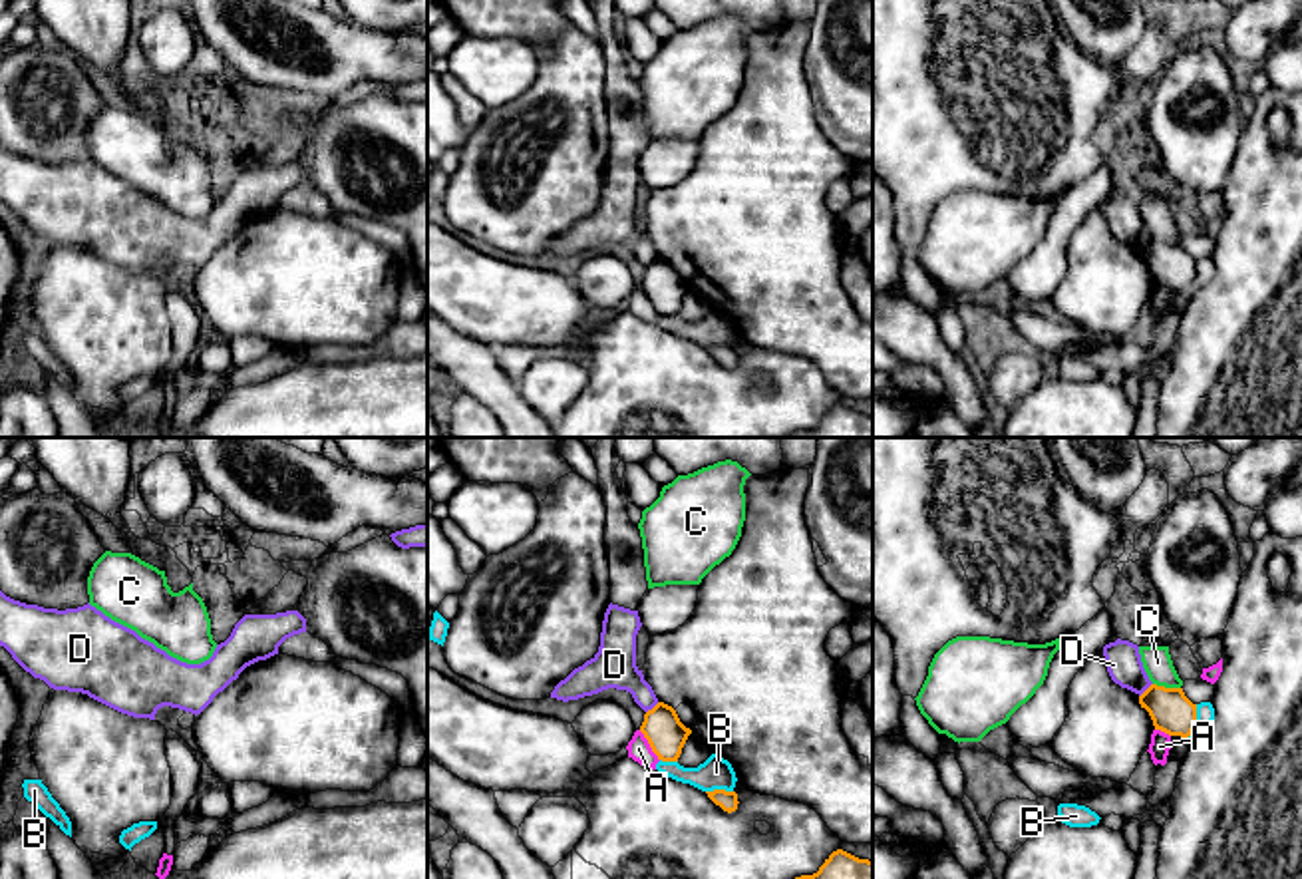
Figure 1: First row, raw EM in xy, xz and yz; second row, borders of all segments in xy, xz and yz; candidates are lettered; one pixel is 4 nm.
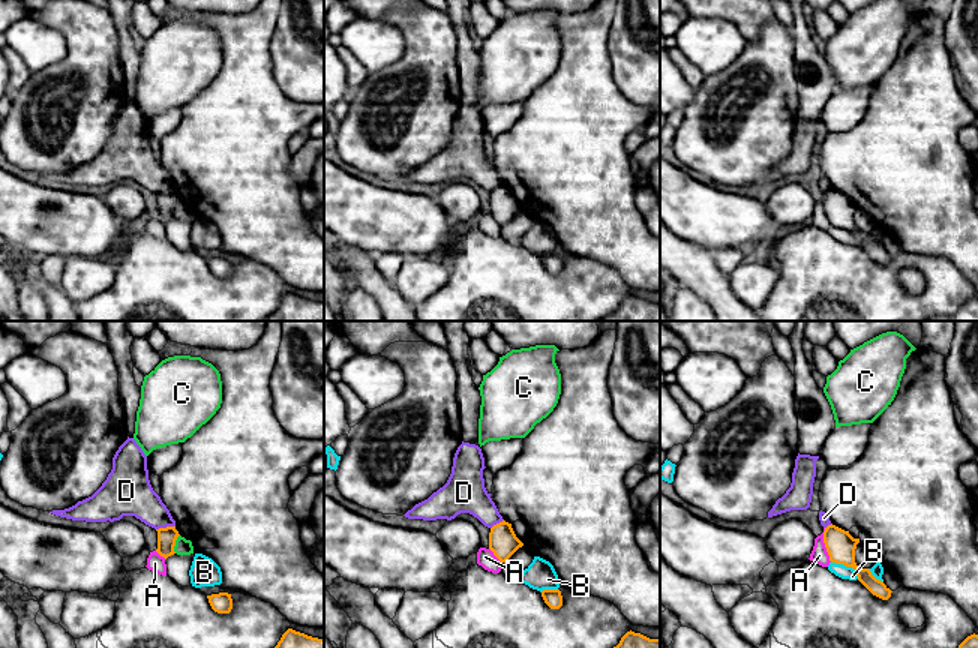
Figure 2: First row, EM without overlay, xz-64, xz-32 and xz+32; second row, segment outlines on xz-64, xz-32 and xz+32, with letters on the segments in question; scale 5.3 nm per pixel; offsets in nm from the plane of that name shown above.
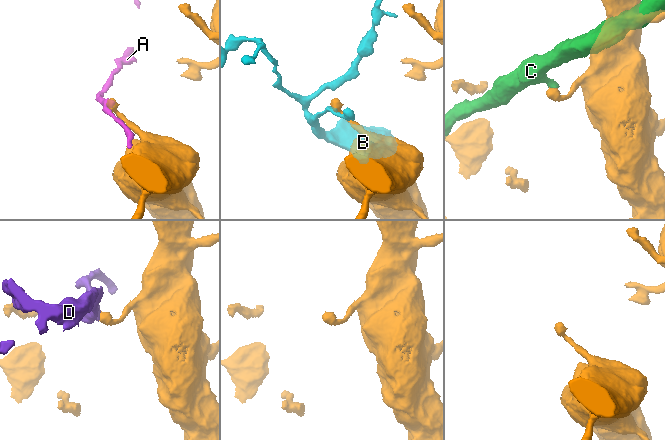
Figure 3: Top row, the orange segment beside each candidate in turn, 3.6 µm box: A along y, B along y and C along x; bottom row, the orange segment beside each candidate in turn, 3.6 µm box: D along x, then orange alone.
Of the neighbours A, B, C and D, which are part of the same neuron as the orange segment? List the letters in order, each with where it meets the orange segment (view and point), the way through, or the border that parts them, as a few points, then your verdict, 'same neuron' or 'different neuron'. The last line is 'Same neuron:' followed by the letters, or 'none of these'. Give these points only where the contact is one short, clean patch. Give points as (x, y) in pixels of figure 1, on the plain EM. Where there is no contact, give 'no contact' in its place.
A: xz (650, 301) | different neuron
B: yz (1195, 277) | different neuron
C: yz (1167, 243) | along yz (1153, 237), (1165, 243), (1179, 243) | different neuron
D: yz (1145, 245) | along yz (1151, 237), (1139, 251) | different neuron
Same neuron: none of these

